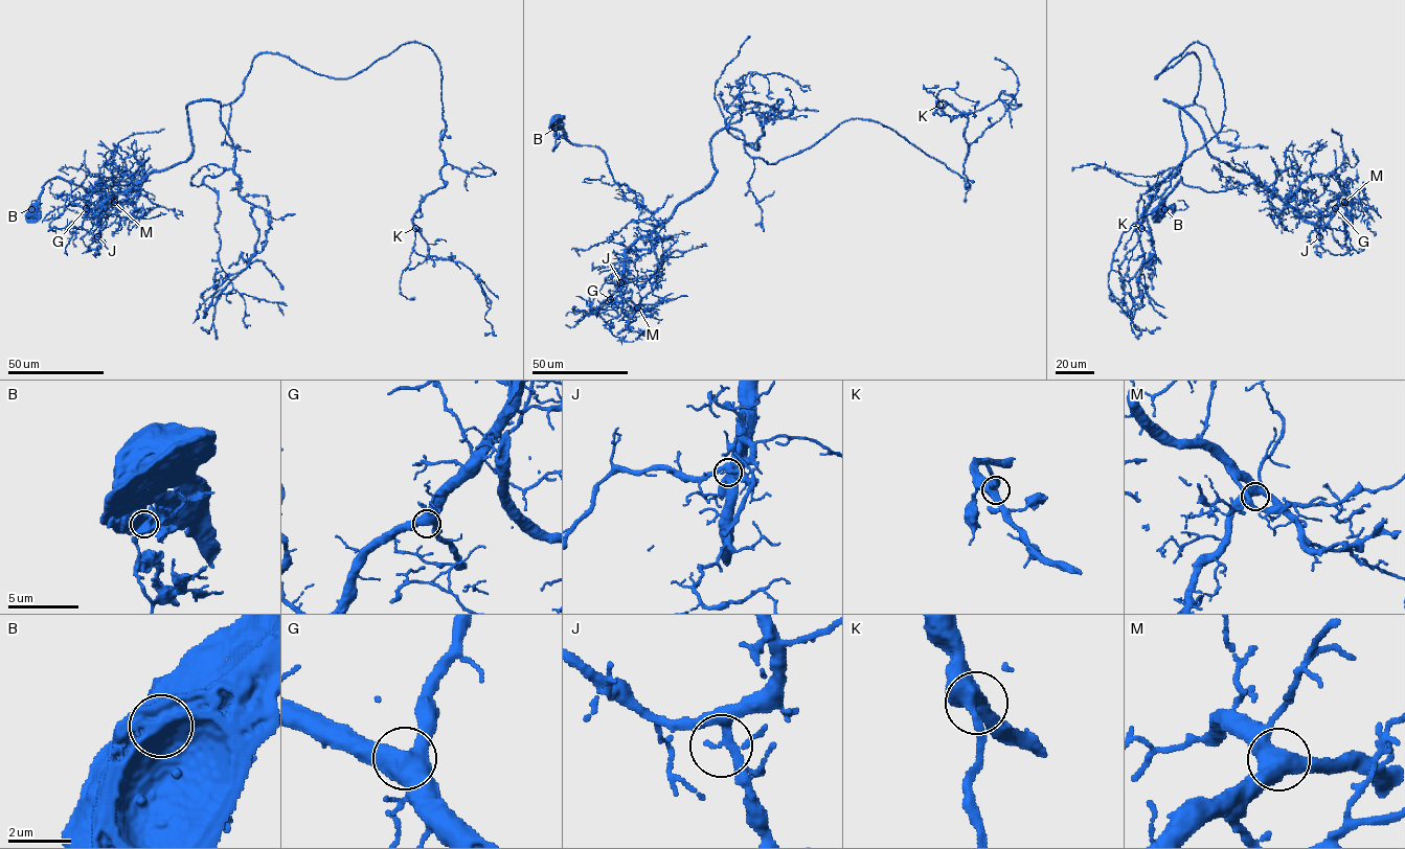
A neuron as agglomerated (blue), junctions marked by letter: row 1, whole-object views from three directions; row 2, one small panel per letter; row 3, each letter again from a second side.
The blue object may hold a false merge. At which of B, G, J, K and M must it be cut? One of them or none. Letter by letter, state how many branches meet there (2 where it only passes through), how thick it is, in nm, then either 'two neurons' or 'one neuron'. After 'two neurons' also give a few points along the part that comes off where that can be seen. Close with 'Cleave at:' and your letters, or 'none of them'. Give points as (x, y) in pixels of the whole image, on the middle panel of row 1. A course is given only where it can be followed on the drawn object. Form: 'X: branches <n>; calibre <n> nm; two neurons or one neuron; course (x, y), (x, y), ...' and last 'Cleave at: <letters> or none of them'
B: branches 4; calibre 850 nm; two neurons; course (554, 128), (553, 151), (560, 141)
G: branches 3; calibre 550 nm; one neuron
J: branches 5; calibre 240 nm; one neuron
K: branches 3; calibre 480 nm; one neuron
M: branches 4; calibre 460 nm; one neuron
Cleave at: B

